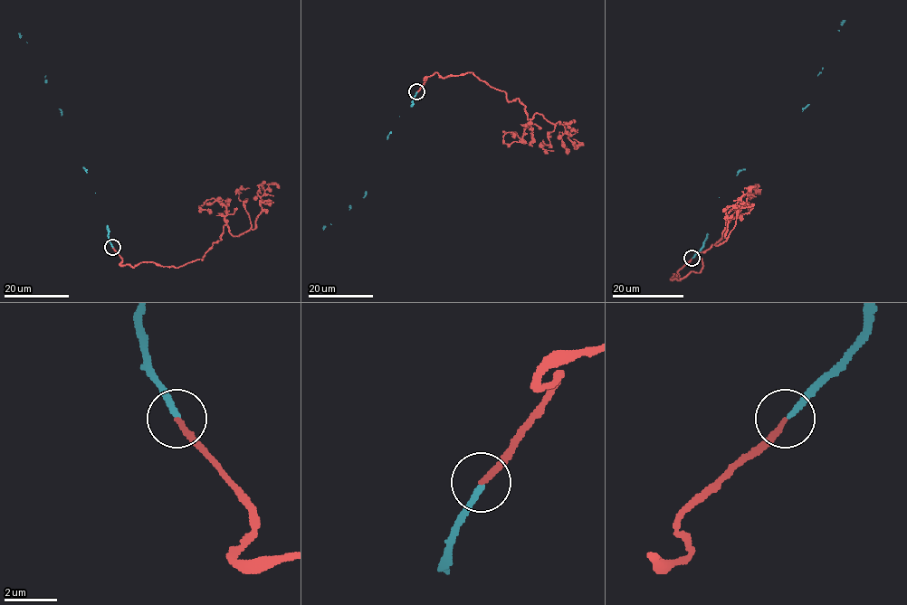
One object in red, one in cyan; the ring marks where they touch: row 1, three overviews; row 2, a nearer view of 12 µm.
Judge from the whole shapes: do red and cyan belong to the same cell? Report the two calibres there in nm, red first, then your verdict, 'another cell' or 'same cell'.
200/200 nm | same cell

